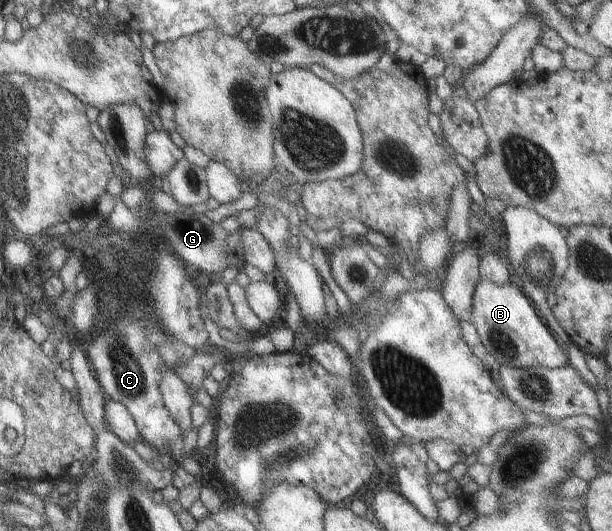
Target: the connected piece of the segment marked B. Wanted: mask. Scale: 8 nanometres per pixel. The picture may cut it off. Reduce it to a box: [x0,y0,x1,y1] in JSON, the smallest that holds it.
[469,278,568,368]

